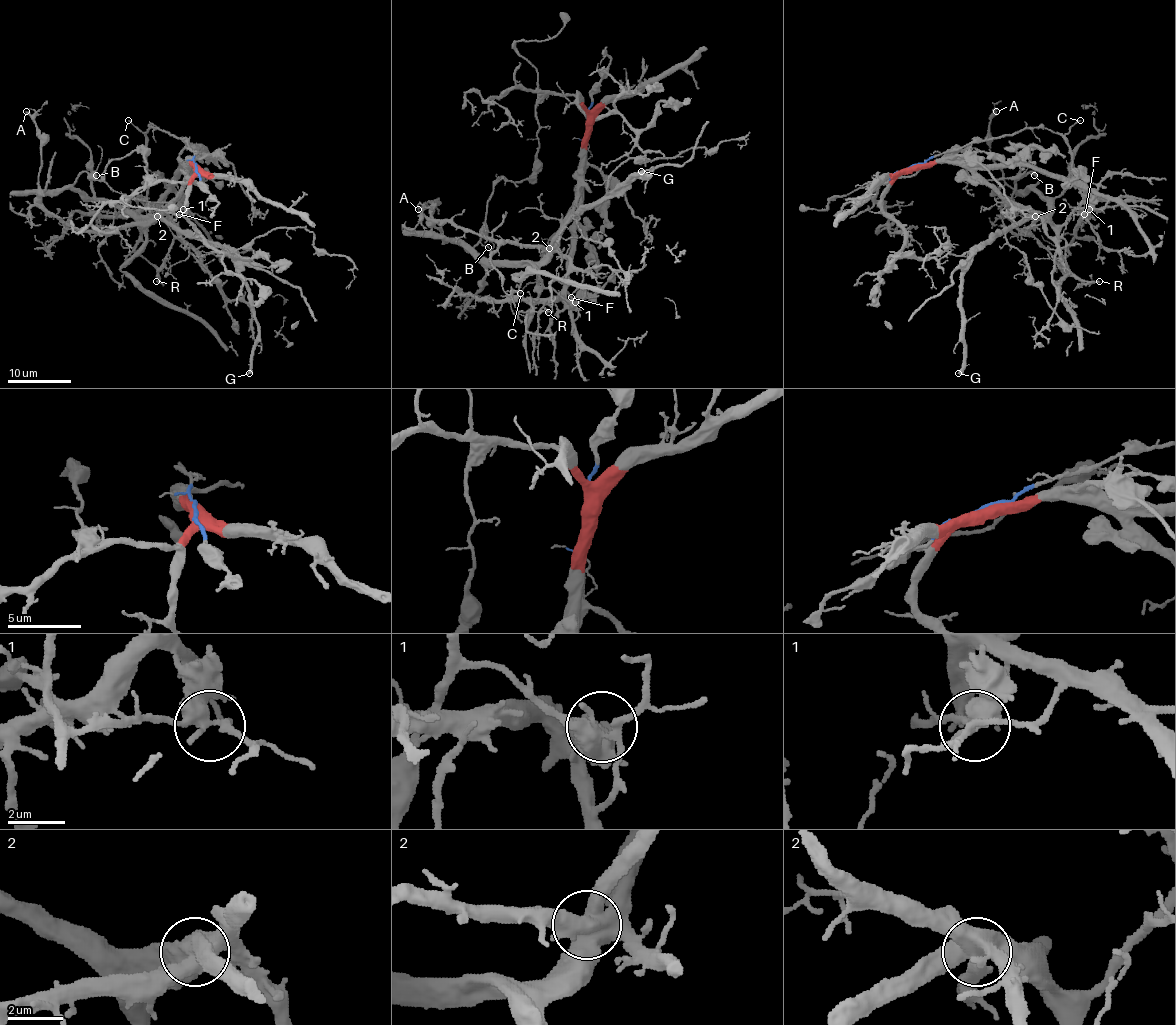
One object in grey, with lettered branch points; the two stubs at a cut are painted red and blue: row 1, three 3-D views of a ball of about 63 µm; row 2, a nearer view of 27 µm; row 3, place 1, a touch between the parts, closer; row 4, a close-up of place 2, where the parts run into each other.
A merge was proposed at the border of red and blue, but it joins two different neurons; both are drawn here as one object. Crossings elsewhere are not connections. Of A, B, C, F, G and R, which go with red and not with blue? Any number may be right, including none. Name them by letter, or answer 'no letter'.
F, R

